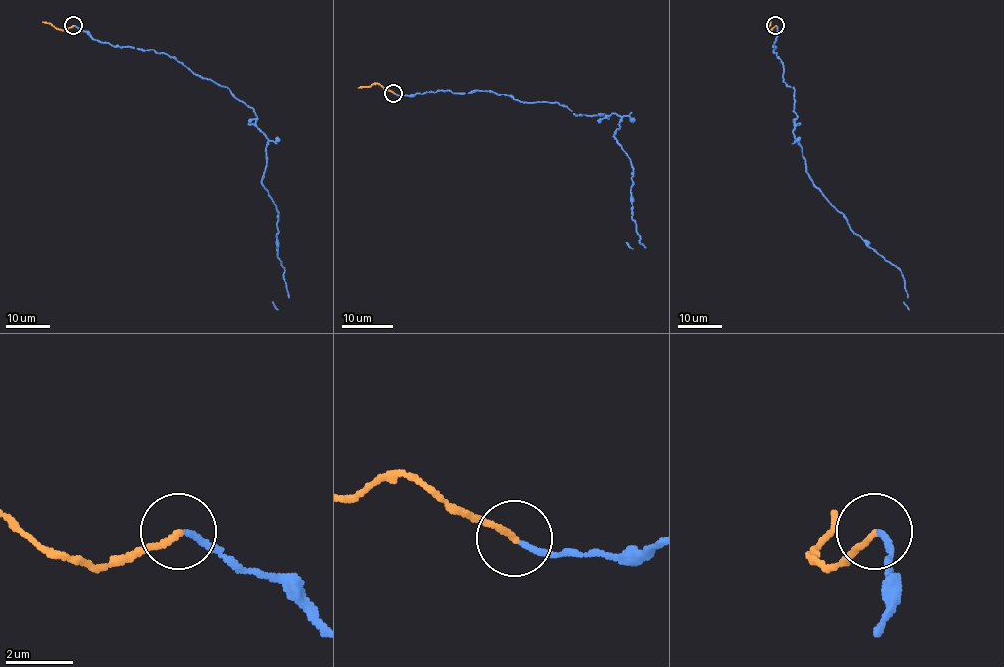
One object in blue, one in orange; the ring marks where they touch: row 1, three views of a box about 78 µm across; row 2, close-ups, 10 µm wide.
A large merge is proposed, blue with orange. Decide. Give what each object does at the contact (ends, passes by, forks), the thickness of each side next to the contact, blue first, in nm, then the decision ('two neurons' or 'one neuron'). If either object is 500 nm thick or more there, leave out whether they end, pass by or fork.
blue ends; orange ends; calibres 150 and 180 nm; one neuron

